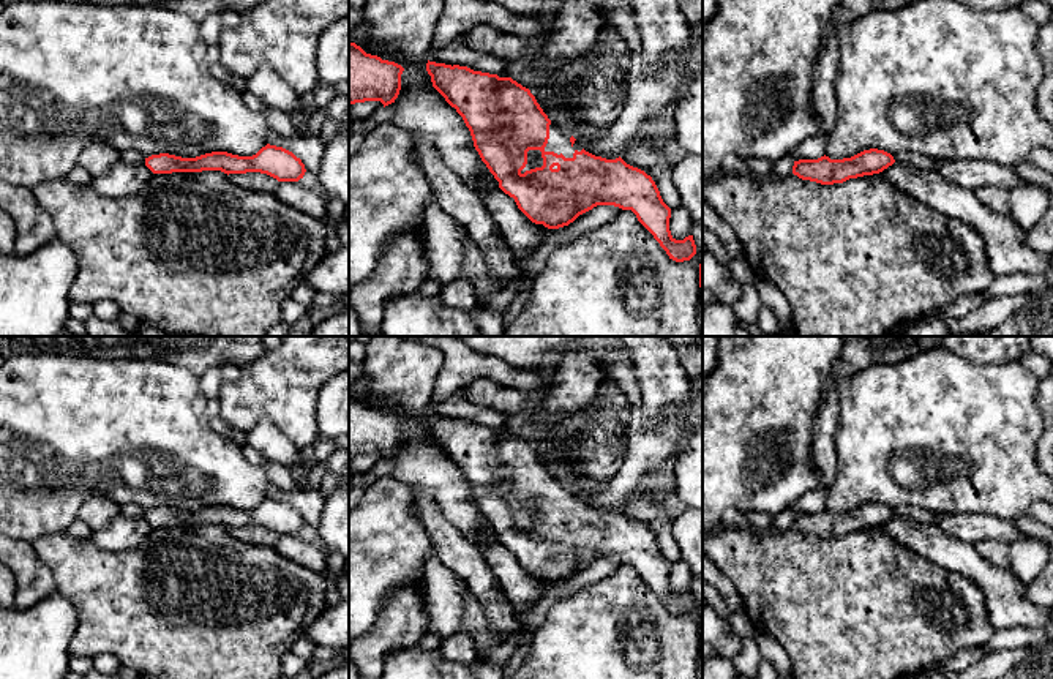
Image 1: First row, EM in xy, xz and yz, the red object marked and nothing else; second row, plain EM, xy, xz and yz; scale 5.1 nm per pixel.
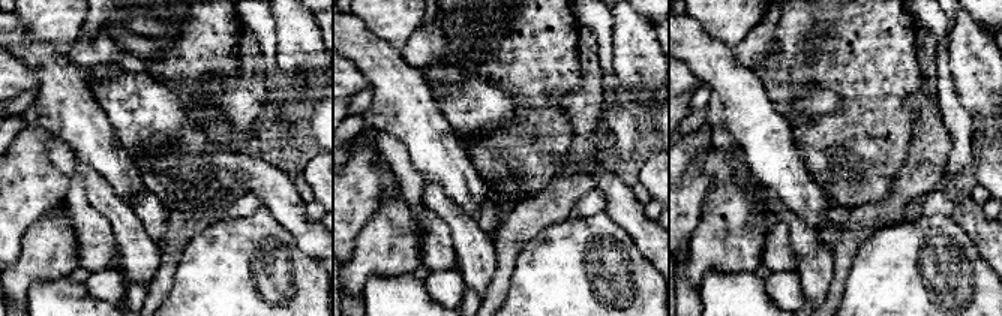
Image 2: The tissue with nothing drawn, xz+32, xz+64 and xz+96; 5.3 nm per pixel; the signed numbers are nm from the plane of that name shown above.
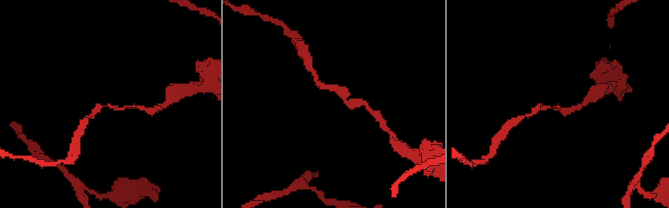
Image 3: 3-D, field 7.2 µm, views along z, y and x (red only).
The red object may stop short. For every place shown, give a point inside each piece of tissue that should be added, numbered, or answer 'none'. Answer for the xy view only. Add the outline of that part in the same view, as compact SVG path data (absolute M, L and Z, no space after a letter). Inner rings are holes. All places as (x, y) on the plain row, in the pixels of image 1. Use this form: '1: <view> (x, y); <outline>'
none

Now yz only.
none

